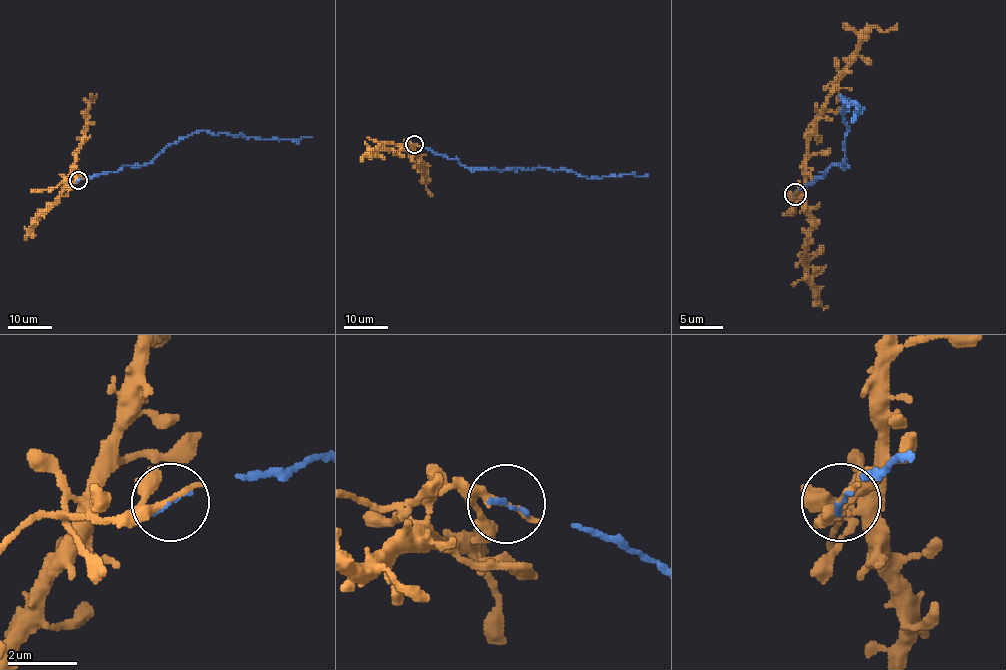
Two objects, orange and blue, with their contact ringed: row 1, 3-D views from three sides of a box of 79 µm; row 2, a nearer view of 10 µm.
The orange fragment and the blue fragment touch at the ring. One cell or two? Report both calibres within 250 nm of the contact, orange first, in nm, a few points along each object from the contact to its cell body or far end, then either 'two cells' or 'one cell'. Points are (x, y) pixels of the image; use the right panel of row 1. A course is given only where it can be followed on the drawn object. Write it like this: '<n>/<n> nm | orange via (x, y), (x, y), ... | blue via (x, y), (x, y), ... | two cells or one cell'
200/100 nm | orange via (795, 193), (791, 198), (804, 187), (808, 142), (828, 94), (849, 55), (873, 27), (888, 32), (897, 23) | blue via (795, 193), (845, 161), (847, 127), (843, 122), (841, 96), (862, 109), (854, 114), (860, 107), (856, 109) | one cell

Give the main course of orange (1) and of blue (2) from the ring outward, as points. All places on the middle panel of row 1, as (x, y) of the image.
1: (414, 144), (407, 142), (404, 146), (421, 161), (427, 191), (432, 195)
2: (414, 144), (455, 158), (462, 165), (485, 169), (564, 168), (588, 178), (647, 175)

